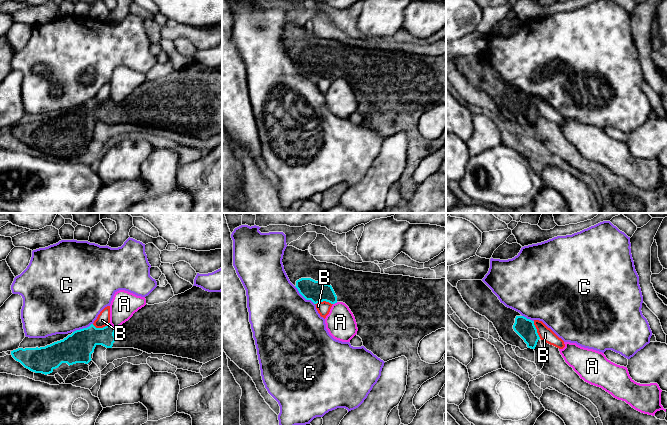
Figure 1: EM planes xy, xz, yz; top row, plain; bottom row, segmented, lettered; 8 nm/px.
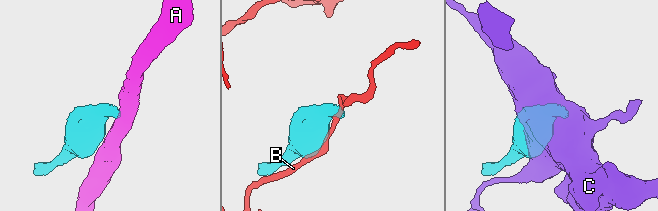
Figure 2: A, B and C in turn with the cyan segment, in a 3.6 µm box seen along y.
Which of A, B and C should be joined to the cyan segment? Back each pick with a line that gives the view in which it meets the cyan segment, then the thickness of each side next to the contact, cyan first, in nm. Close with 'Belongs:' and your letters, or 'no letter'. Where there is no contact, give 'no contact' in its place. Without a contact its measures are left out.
Belongs: no letter

